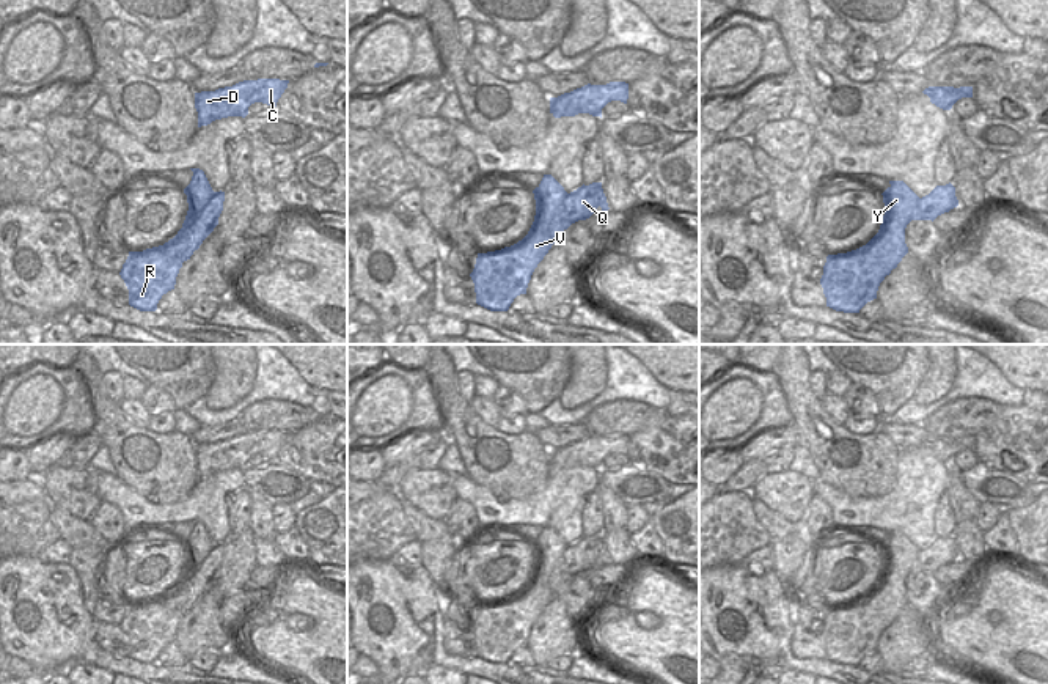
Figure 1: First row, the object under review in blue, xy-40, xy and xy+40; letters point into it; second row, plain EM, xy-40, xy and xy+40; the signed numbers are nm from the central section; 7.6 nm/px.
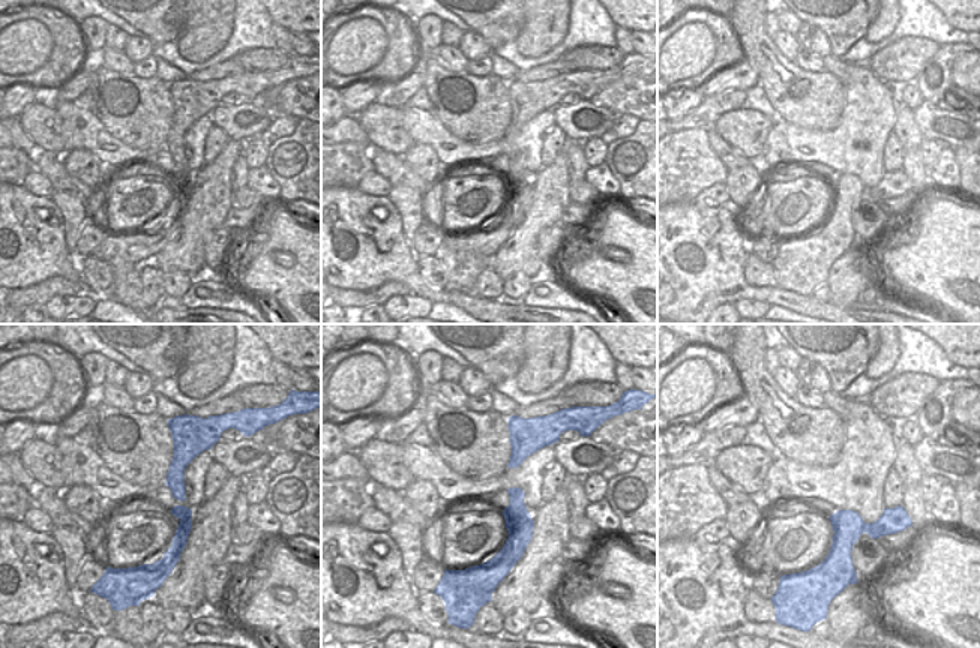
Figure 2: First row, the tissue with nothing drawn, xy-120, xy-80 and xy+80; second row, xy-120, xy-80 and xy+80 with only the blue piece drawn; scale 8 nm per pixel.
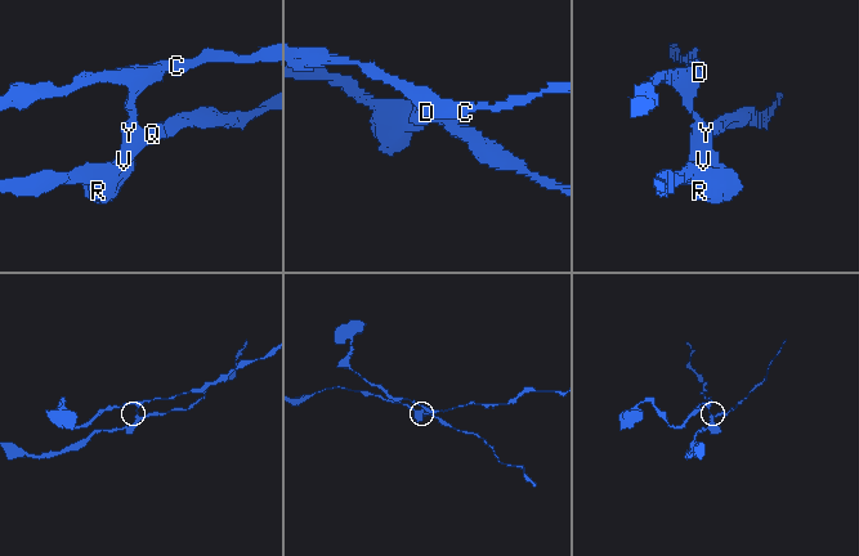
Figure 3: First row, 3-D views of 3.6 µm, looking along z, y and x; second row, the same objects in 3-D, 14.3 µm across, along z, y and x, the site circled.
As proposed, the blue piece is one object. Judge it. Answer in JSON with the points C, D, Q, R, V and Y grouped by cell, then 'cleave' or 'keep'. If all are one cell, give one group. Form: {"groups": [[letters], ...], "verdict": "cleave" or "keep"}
{"groups": [["C", "D", "R", "V", "Y"], ["Q"]], "verdict": "cleave"}

